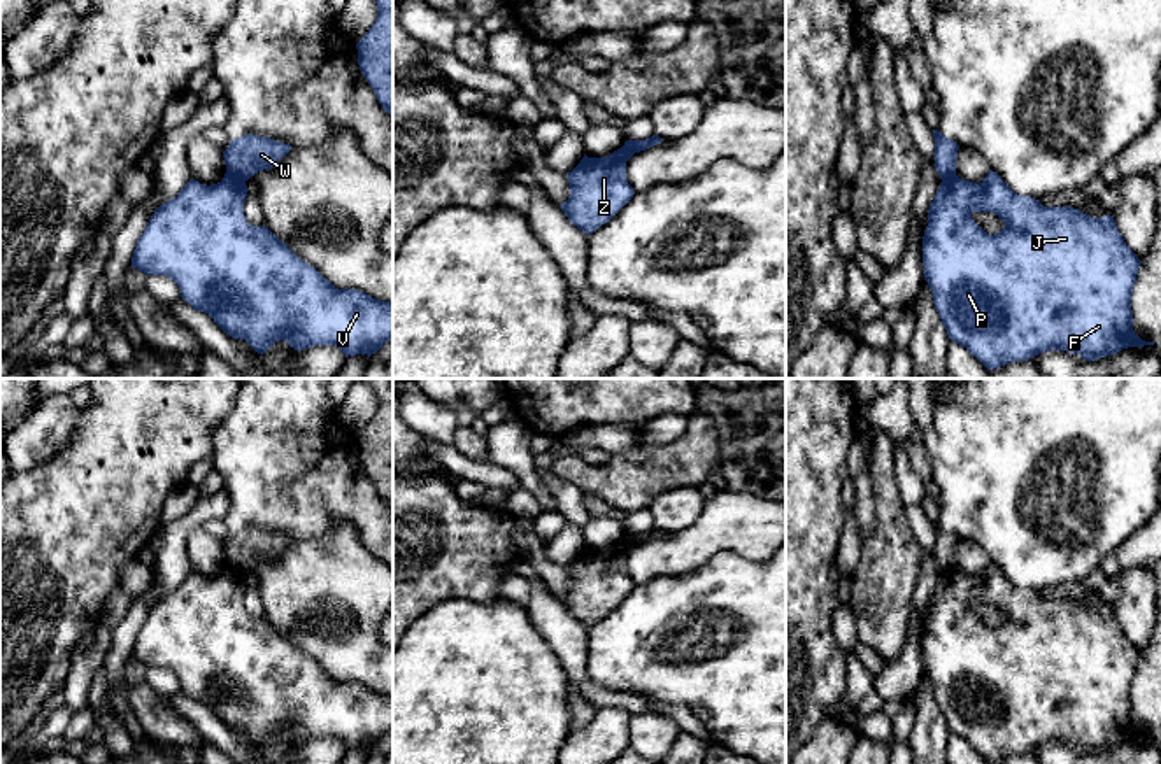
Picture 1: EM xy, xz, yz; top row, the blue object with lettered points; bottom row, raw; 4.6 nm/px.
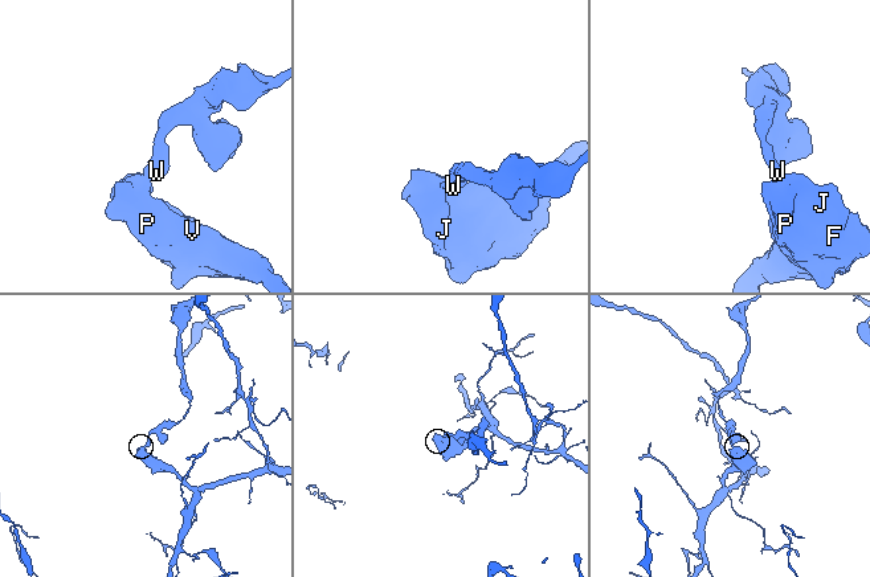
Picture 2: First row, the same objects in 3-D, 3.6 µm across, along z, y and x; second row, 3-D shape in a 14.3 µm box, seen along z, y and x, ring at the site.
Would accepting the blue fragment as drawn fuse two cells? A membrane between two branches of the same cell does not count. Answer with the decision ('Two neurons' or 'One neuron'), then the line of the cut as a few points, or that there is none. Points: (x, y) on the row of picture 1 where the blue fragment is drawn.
Two neurons. Split along xy (227, 170), (244, 181)

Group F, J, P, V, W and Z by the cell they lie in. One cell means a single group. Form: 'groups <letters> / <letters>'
groups F J P V Z / W

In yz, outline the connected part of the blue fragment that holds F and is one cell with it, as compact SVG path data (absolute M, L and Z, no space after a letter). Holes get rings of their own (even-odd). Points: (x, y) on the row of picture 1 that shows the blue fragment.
M993 170L979 184L956 173L944 179L930 205L922 237L924 280L942 324L949 338L966 347L987 370L1028 363L1047 350L1066 350L1096 361L1128 347L1154 345L1133 331L1131 294L1140 263L1117 231L1114 216L1094 219L1073 207L1043 207L1031 196L1014 193ZM973 212L991 212L1005 228L994 235L986 233L972 219Z

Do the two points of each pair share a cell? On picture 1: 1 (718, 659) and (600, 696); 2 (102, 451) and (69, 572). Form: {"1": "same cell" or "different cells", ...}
{"1": "different cells", "2": "same cell"}

